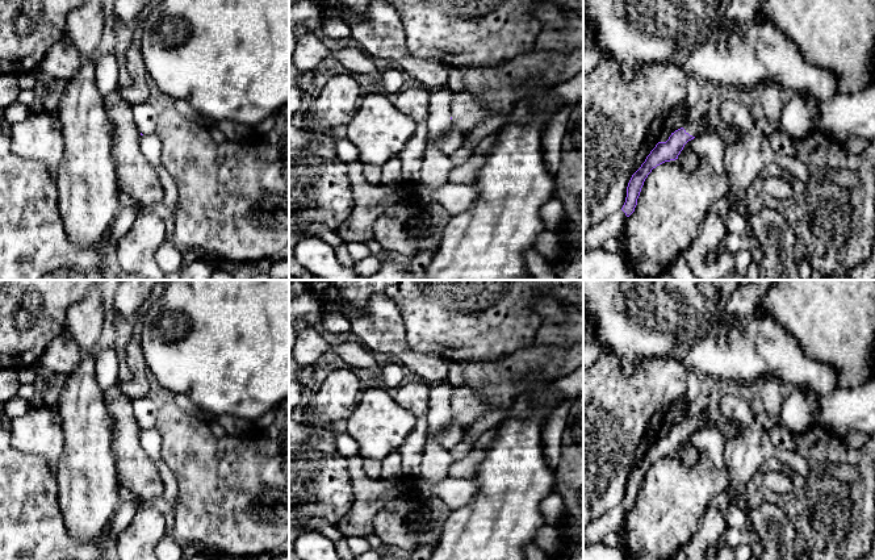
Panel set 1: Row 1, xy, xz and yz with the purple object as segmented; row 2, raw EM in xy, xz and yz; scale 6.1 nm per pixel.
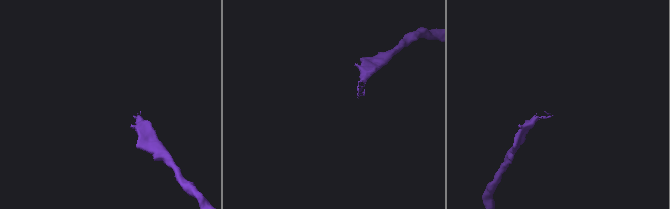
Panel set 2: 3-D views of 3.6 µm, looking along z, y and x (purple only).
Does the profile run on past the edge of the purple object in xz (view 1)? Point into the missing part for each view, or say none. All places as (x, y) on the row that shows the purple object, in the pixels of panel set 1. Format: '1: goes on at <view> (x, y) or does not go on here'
1: does not go on here

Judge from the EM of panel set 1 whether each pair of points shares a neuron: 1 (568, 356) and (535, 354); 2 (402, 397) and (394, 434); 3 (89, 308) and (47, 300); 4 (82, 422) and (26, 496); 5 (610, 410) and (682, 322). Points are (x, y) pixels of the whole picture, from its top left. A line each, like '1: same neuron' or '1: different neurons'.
1: same neuron
2: different neurons
3: different neurons
4: different neurons
5: different neurons

